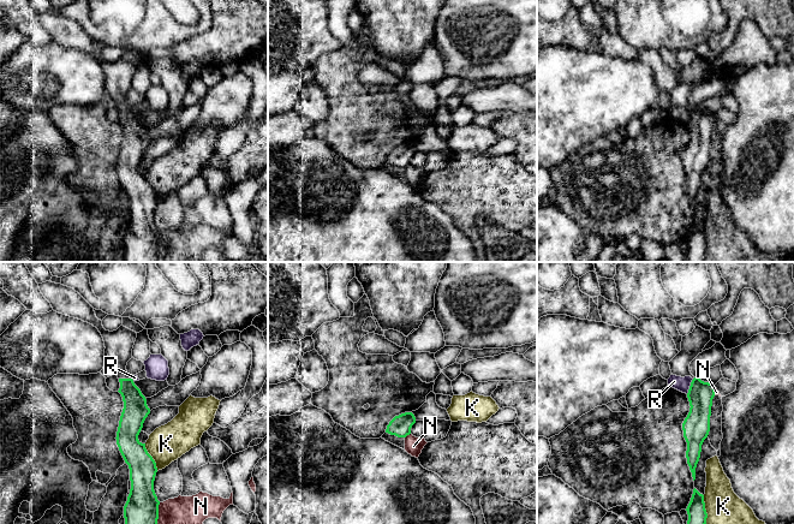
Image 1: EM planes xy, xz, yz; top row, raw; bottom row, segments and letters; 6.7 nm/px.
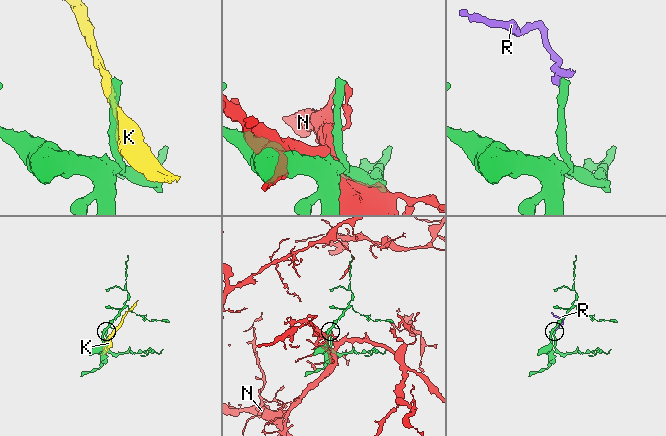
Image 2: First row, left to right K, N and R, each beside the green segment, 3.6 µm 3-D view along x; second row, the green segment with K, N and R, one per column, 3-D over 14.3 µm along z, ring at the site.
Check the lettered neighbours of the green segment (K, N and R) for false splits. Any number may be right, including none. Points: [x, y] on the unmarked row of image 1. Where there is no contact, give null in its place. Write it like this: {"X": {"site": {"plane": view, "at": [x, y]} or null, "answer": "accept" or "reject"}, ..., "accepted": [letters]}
{"K": {"site": {"plane": "xy", "at": [151, 188]}, "answer": "reject"}, "N": {"site": {"plane": "xy", "at": [157, 248]}, "answer": "reject"}, "R": {"site": {"plane": "yz", "at": [690, 117]}, "answer": "reject"}, "accepted": []}

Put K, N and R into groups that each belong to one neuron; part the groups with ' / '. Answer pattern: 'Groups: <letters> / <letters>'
Groups: K / N / R

